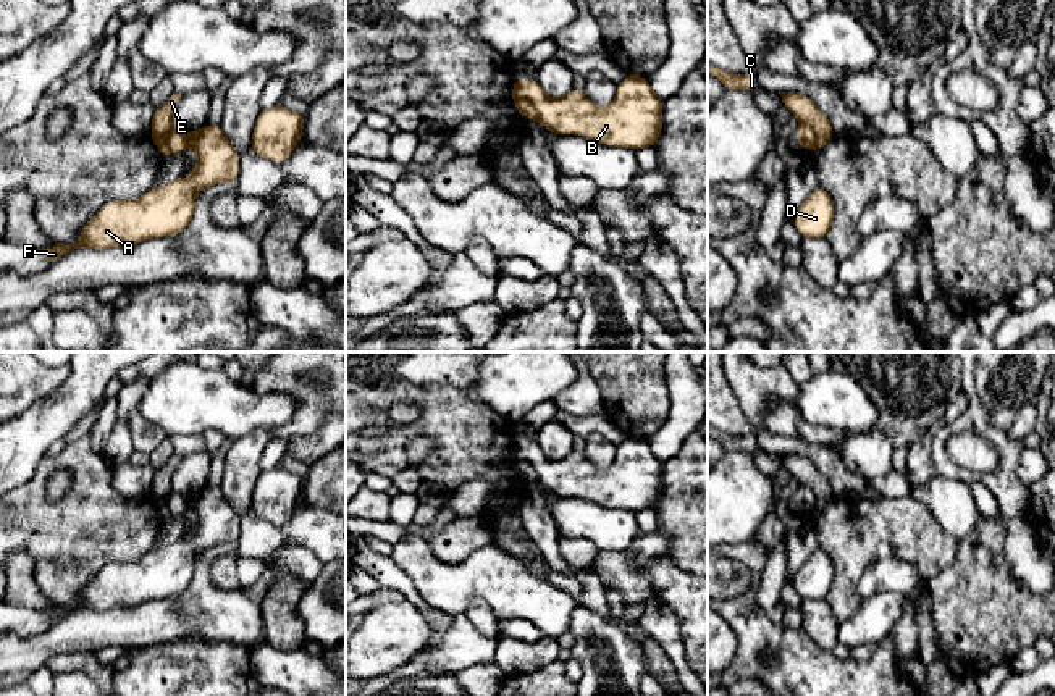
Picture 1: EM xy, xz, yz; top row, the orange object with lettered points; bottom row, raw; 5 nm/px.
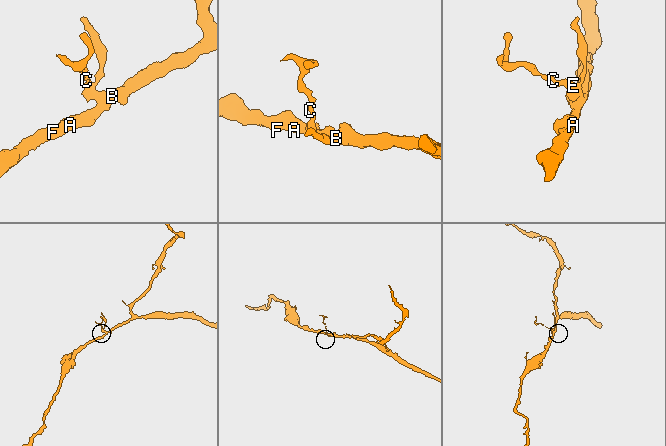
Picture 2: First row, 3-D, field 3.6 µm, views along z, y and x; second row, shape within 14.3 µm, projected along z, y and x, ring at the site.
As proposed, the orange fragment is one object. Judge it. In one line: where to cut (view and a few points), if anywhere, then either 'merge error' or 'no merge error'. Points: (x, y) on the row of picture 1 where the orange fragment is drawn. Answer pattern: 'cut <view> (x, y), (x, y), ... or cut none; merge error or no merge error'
cut xz (514, 97), (529, 100), (538, 118); merge error

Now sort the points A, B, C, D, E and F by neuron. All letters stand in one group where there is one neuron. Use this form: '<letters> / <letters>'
A B D F / C E

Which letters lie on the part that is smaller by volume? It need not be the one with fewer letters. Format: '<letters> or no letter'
C, E

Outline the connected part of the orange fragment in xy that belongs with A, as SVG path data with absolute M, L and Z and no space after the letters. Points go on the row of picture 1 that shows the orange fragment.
M205 124L192 134L171 128L165 140L174 152L187 147L197 150L194 171L187 178L153 187L136 200L108 200L84 224L74 245L57 242L52 249L44 249L50 262L74 249L103 250L176 236L191 223L199 191L220 182L234 186L241 155L220 126Z

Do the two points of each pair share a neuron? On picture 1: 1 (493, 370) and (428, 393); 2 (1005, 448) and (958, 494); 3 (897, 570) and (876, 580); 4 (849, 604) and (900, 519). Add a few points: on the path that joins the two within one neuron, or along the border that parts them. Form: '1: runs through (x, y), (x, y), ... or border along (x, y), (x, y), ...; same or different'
1: border along (479, 368), (469, 396), (495, 410); different
2: border along (937, 473), (947, 478), (960, 478), (970, 485); different
3: runs through (892, 574), (881, 575); same
4: runs through (849, 583), (849, 570), (879, 540); same

